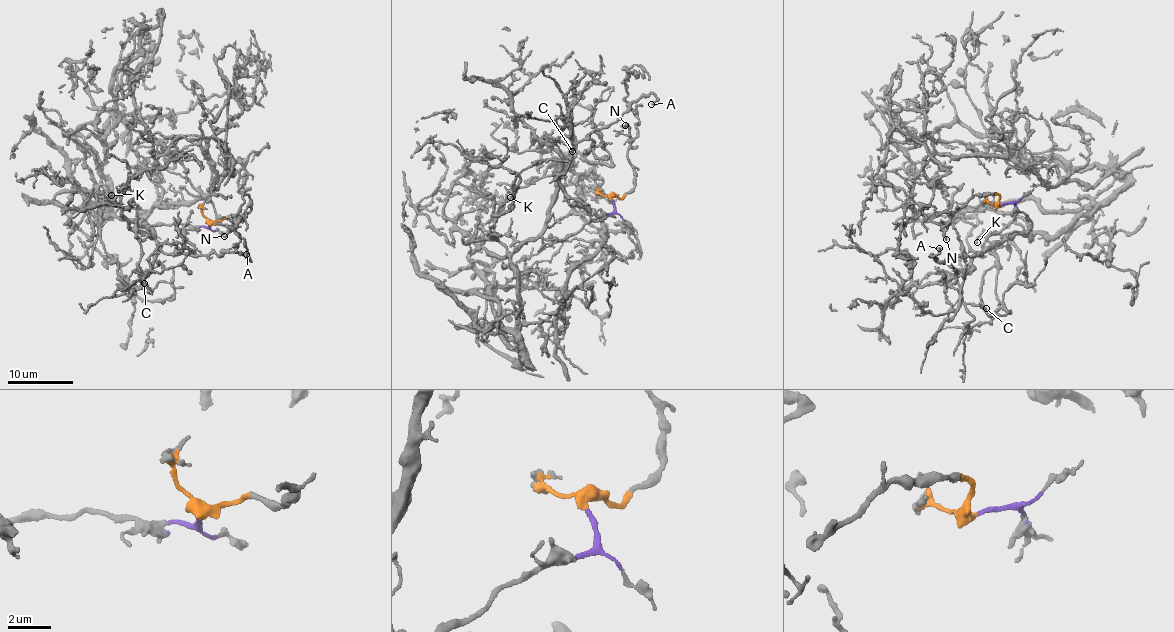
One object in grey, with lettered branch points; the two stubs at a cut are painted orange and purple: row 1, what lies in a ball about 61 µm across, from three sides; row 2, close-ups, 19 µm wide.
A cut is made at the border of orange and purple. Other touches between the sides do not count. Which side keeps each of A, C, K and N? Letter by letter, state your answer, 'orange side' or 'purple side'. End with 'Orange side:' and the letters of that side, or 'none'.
A: purple side
C: purple side
K: purple side
N: orange side
Orange side: N

